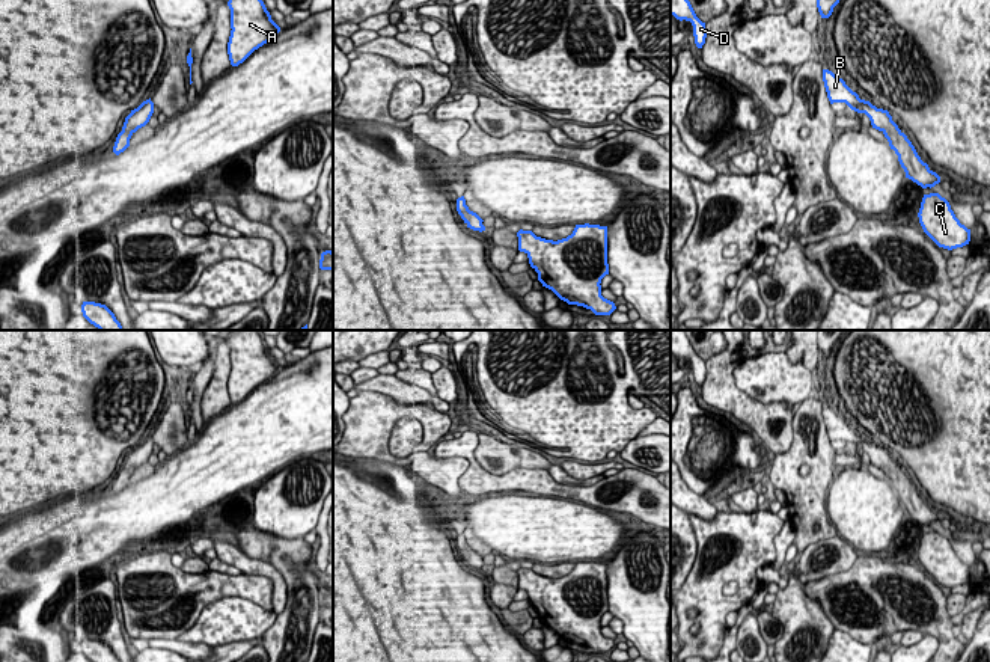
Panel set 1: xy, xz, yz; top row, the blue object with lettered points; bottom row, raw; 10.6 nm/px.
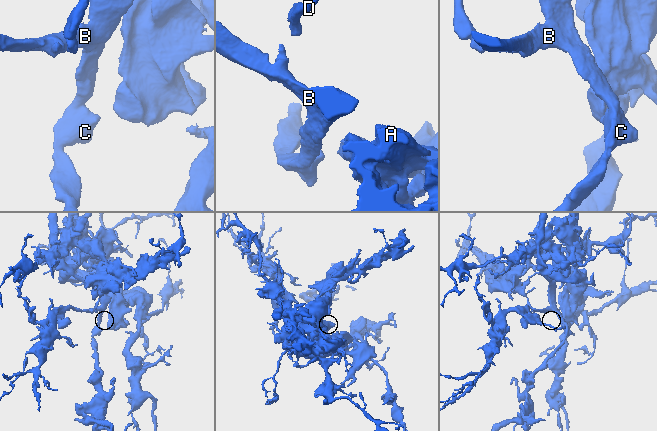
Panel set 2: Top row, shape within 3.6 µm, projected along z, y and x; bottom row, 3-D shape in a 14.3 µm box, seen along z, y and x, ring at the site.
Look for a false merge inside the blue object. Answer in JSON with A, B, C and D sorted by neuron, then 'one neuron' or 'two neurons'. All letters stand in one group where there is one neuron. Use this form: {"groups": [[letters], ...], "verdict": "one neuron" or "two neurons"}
{"groups": [["A", "B", "C", "D"]], "verdict": "one neuron"}

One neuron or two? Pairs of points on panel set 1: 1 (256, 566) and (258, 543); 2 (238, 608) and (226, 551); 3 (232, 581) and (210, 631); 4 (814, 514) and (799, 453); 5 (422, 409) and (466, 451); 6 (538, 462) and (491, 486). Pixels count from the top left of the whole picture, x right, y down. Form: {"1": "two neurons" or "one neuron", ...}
{"1": "two neurons", "2": "two neurons", "3": "two neurons", "4": "one neuron", "5": "two neurons", "6": "two neurons"}

